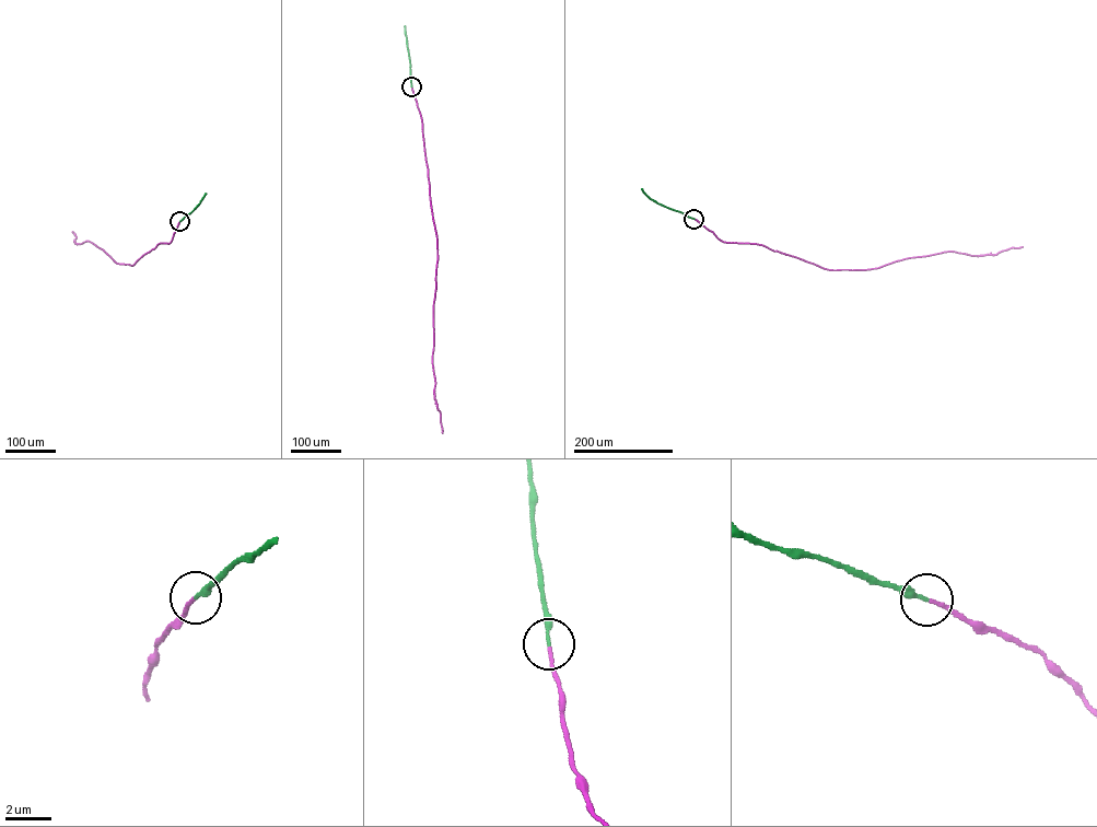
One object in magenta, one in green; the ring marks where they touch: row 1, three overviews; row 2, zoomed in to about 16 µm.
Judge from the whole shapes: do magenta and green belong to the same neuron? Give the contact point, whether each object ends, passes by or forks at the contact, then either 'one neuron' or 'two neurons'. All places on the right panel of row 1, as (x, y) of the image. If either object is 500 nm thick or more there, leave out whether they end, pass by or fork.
place (693, 219); magenta ends; green ends; one neuron

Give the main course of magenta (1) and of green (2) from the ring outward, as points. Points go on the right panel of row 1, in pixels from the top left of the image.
1: (693, 219), (723, 242), (761, 245), (831, 270), (870, 269), (948, 252), (995, 255), (1023, 246)
2: (693, 219), (657, 204), (642, 188)

